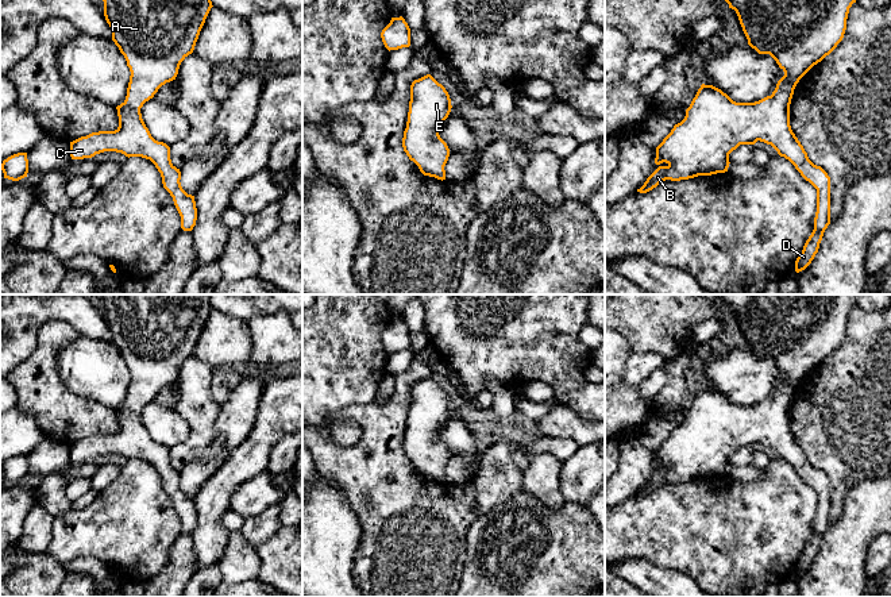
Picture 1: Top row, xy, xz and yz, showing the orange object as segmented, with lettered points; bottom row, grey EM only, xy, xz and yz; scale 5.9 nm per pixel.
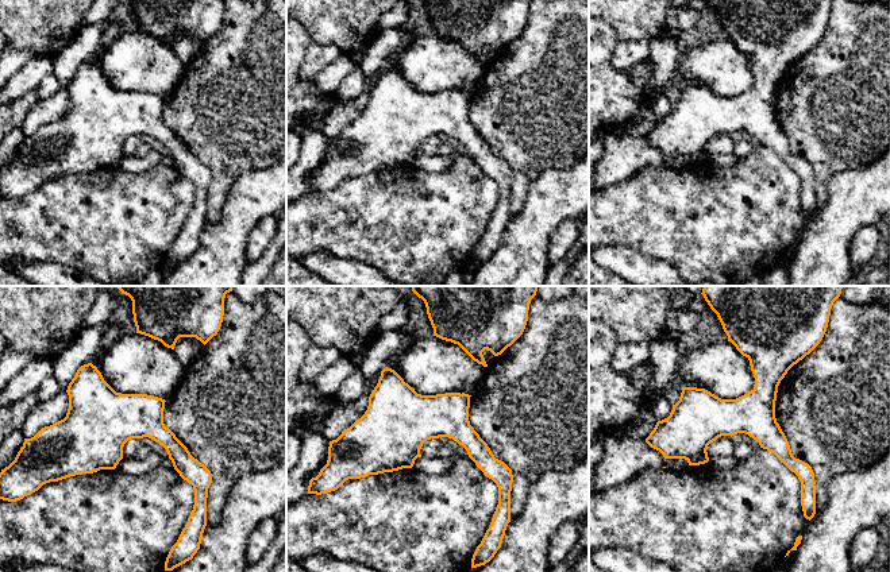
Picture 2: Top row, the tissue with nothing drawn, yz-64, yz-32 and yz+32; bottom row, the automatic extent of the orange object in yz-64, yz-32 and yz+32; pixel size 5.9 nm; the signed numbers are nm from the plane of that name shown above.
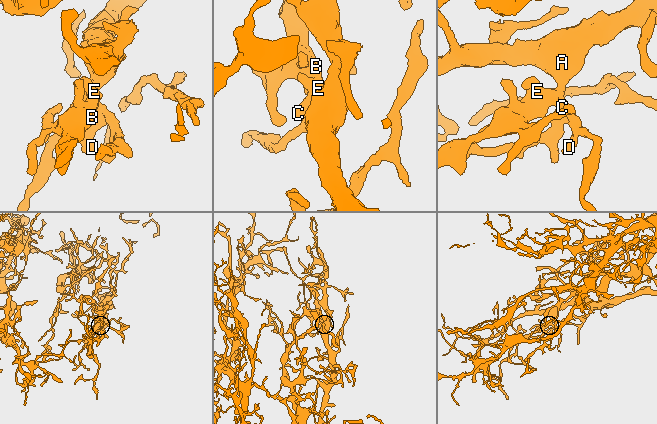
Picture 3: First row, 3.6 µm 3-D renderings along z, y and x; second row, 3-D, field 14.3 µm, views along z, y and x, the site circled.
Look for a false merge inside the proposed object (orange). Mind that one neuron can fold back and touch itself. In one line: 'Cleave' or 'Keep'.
Keep

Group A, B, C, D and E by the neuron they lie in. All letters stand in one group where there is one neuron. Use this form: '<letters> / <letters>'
A B C D E

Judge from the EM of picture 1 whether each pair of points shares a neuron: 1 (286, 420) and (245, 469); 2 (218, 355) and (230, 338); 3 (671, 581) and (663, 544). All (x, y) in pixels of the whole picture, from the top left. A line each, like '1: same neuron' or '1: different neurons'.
1: same neuron
2: same neuron
3: different neurons

